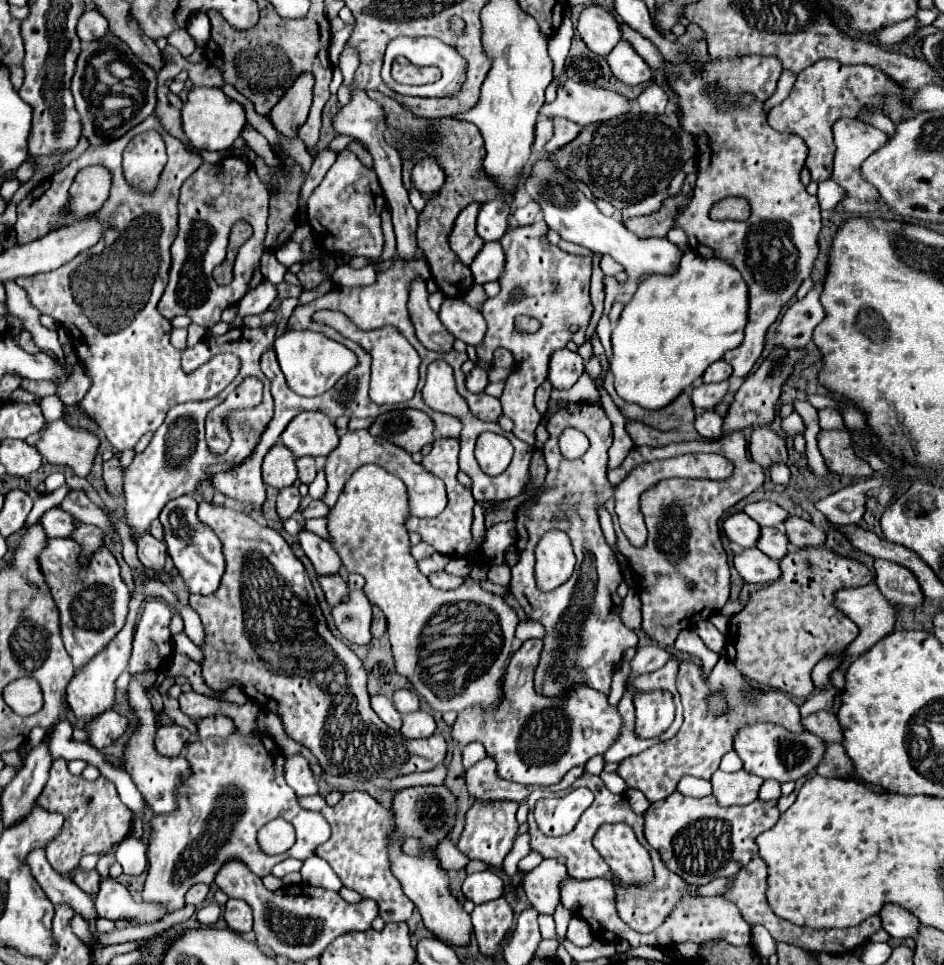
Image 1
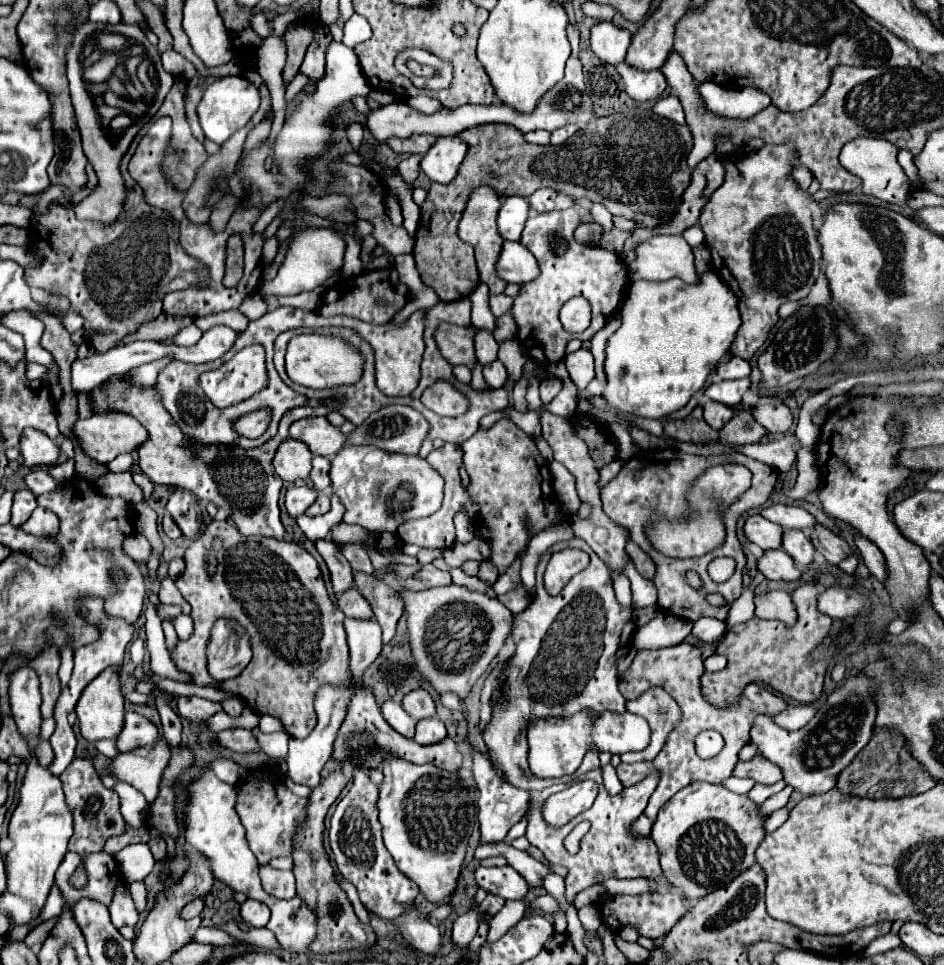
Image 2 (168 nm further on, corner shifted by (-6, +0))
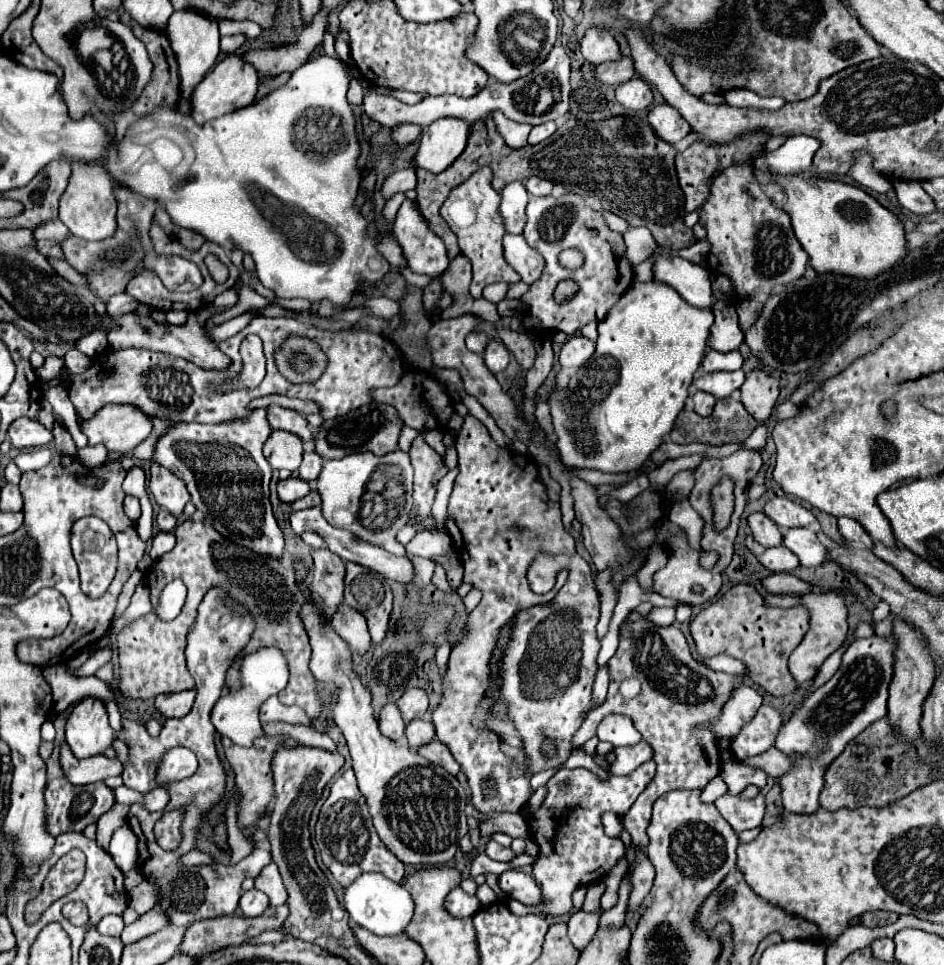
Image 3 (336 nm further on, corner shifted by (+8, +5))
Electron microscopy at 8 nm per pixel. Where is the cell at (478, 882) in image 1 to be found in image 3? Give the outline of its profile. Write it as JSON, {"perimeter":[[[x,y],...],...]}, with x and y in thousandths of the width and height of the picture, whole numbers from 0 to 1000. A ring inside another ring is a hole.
{"perimeter":[[[538,902],[530,908],[530,918],[534,924],[540,926],[540,931],[557,937],[557,939],[570,939],[576,937],[574,922],[568,916],[568,912],[555,904]]]}

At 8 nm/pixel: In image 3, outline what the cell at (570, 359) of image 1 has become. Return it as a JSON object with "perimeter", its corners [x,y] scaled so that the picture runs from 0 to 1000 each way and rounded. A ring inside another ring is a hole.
{"perimeter":[[[619,348],[602,350],[593,363],[593,377],[597,381],[606,381],[606,383],[614,381],[625,371],[625,367],[629,367],[629,359],[631,359],[631,354],[619,350]]]}

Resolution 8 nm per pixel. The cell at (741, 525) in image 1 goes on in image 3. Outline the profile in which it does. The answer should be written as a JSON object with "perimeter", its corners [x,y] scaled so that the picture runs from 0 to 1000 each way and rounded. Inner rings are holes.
{"perimeter":[[[809,531],[797,533],[792,537],[792,543],[794,543],[794,549],[799,553],[799,560],[805,562],[807,566],[816,568],[816,566],[826,566],[828,564],[828,551]]]}

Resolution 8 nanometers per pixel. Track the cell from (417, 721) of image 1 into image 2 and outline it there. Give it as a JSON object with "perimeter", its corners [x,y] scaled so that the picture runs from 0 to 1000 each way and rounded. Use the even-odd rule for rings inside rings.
{"perimeter":[[[447,745],[443,747],[441,751],[441,762],[439,762],[439,768],[445,770],[445,772],[453,772],[453,770],[462,770],[466,766],[472,764],[472,753],[466,745]]]}

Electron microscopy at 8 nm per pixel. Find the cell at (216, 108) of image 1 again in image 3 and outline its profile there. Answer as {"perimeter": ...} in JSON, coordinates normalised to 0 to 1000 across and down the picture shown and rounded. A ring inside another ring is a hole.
{"perimeter":[[[252,56],[237,58],[218,77],[218,81],[206,93],[206,99],[203,99],[206,126],[214,128],[214,126],[220,126],[220,124],[233,122],[233,120],[242,118],[242,116],[254,114],[254,112],[258,112],[258,110],[263,110],[263,108],[269,106],[271,95],[273,95],[273,73],[267,66],[258,64],[256,58],[252,58]]]}

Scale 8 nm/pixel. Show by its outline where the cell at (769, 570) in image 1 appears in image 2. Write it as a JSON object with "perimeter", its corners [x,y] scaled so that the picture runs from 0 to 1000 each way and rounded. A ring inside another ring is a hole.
{"perimeter":[[[826,569],[809,571],[809,575],[803,579],[803,592],[818,602],[843,602],[850,596],[837,575]]]}

